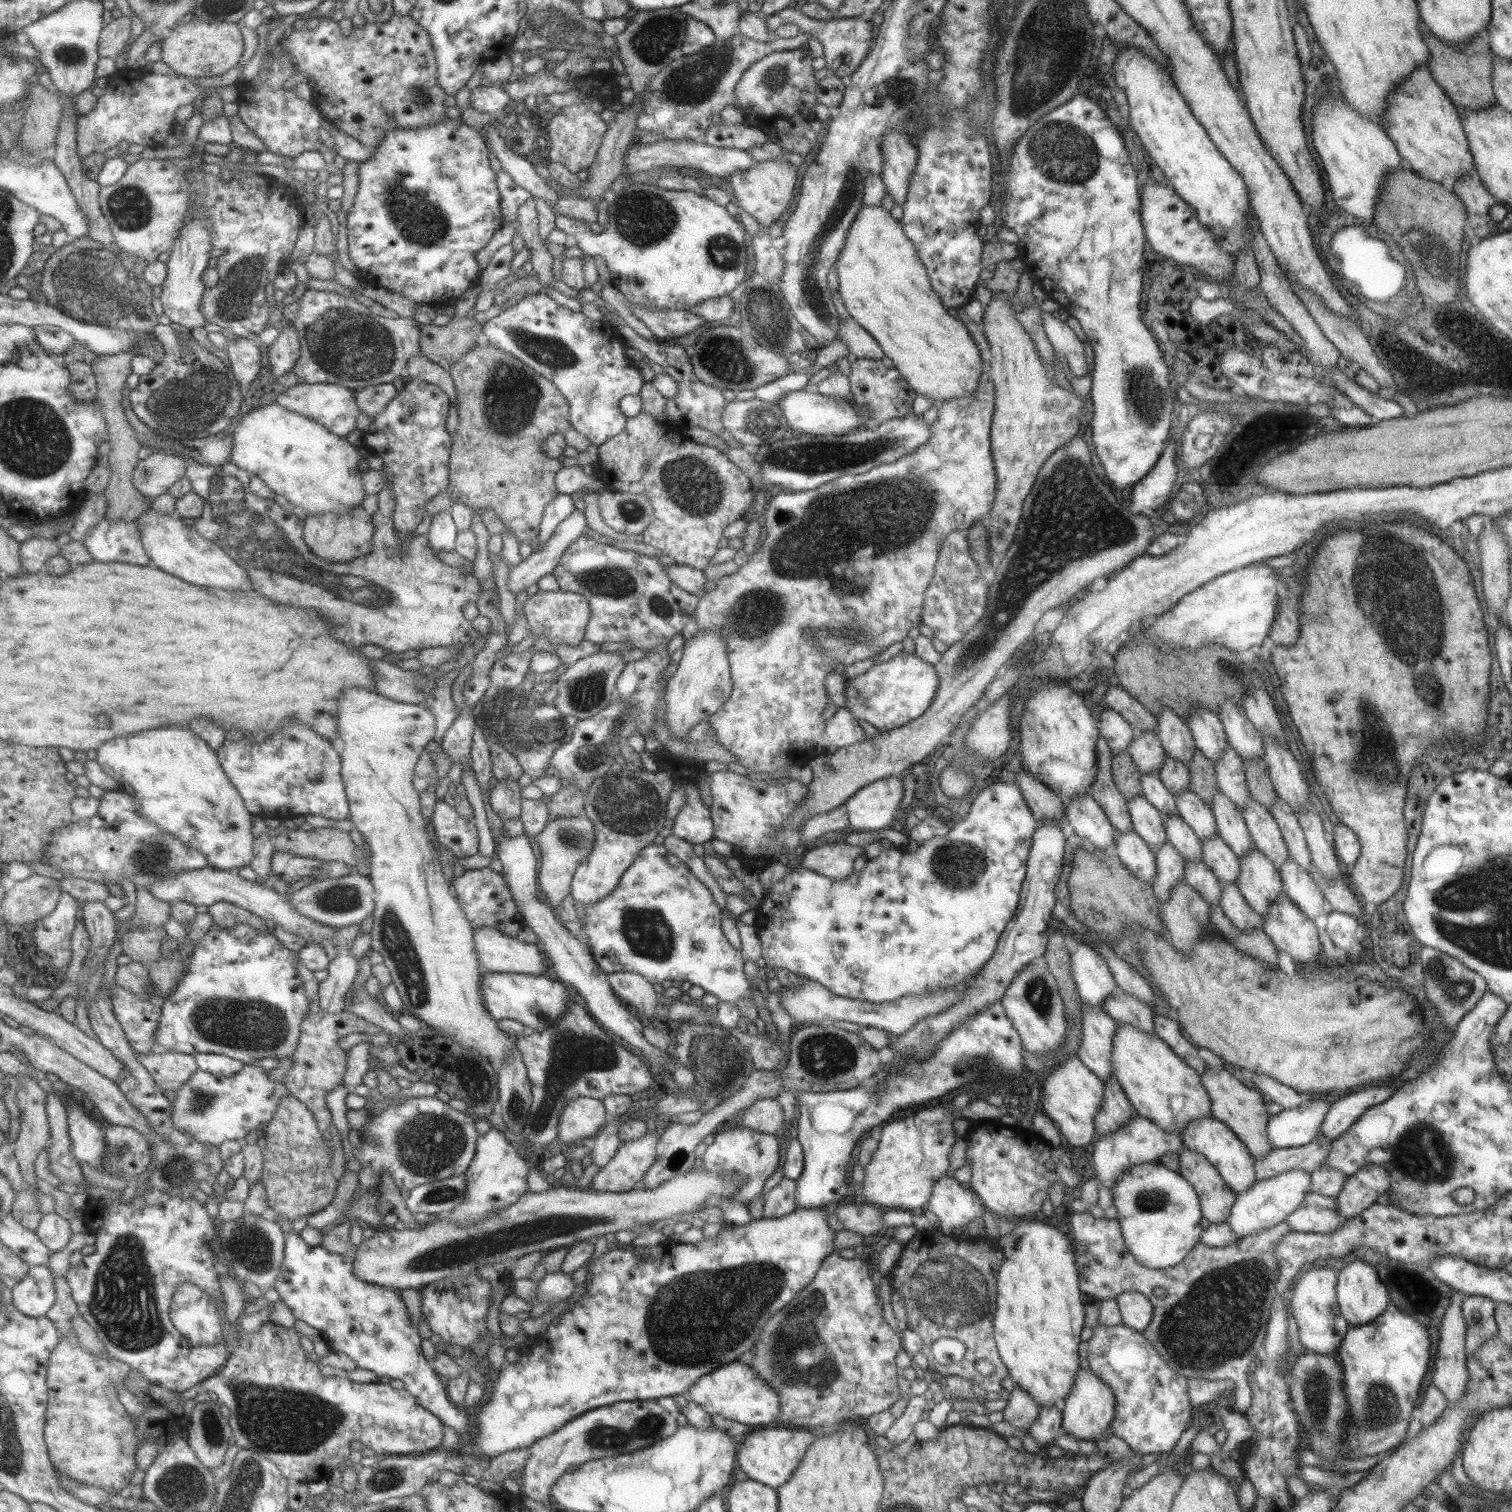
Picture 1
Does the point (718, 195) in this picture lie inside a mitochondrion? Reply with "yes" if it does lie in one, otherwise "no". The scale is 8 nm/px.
no

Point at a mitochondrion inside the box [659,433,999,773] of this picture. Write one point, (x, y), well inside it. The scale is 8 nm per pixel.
(818, 544)

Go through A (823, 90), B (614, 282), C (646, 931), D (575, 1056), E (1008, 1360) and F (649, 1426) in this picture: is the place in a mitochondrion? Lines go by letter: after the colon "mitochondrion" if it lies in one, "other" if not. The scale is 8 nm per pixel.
A: other
B: other
C: mitochondrion
D: mitochondrion
E: other
F: mitochondrion

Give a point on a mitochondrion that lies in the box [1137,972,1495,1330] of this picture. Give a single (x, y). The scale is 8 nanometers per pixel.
(1420, 1153)

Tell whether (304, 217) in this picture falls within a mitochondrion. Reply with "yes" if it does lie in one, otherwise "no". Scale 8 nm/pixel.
no

